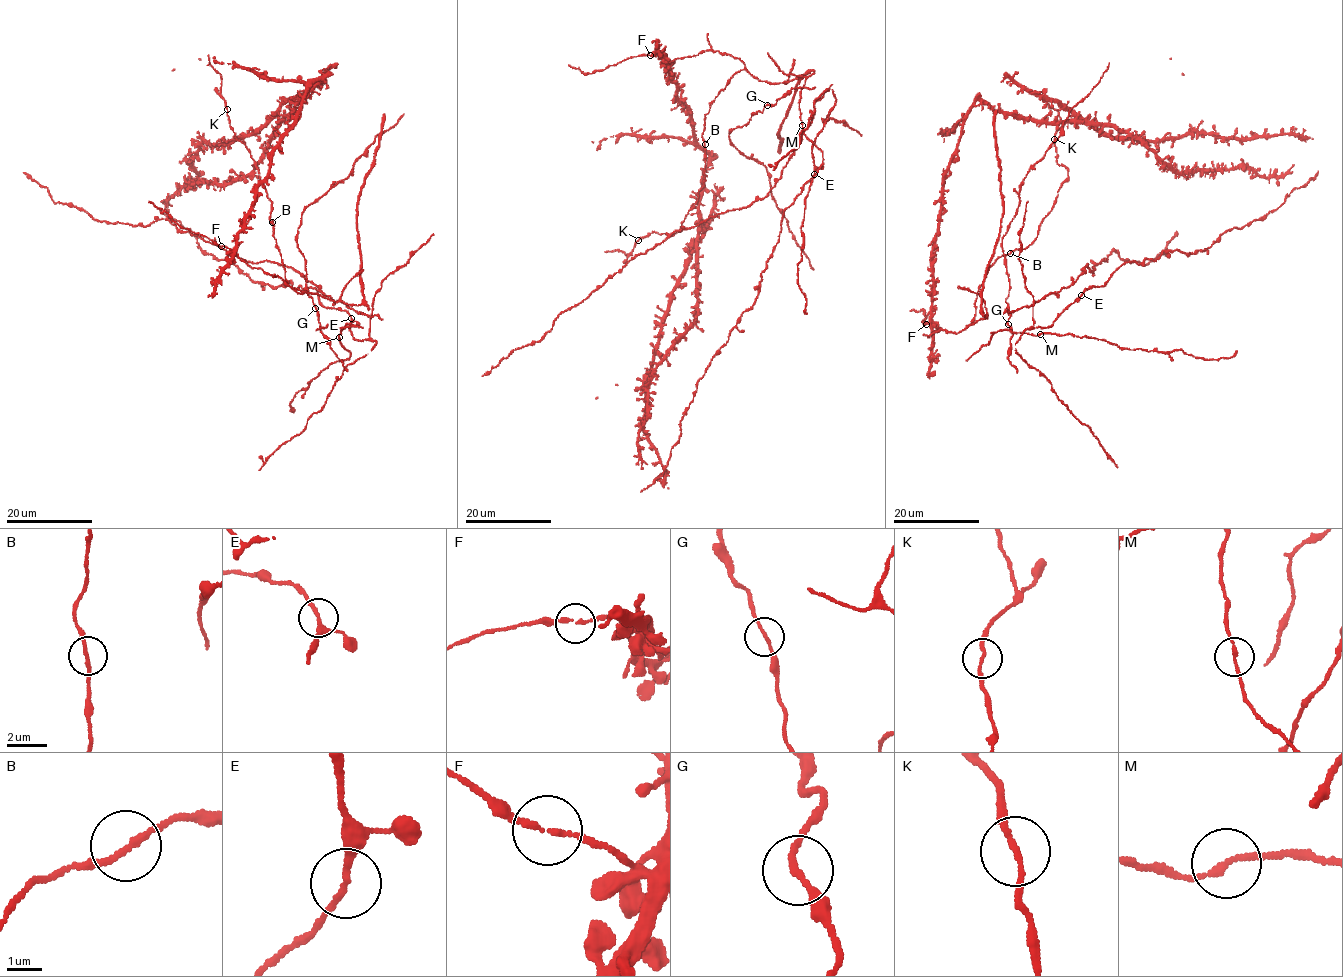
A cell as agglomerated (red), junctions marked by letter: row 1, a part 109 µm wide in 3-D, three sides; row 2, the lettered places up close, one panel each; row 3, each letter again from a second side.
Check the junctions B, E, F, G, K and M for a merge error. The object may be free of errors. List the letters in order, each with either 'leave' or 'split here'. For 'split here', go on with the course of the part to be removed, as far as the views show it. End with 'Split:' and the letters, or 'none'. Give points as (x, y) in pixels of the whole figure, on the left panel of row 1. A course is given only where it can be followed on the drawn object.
B: leave
E: leave
F: leave
G: leave
K: leave
M: leave
Split: none

